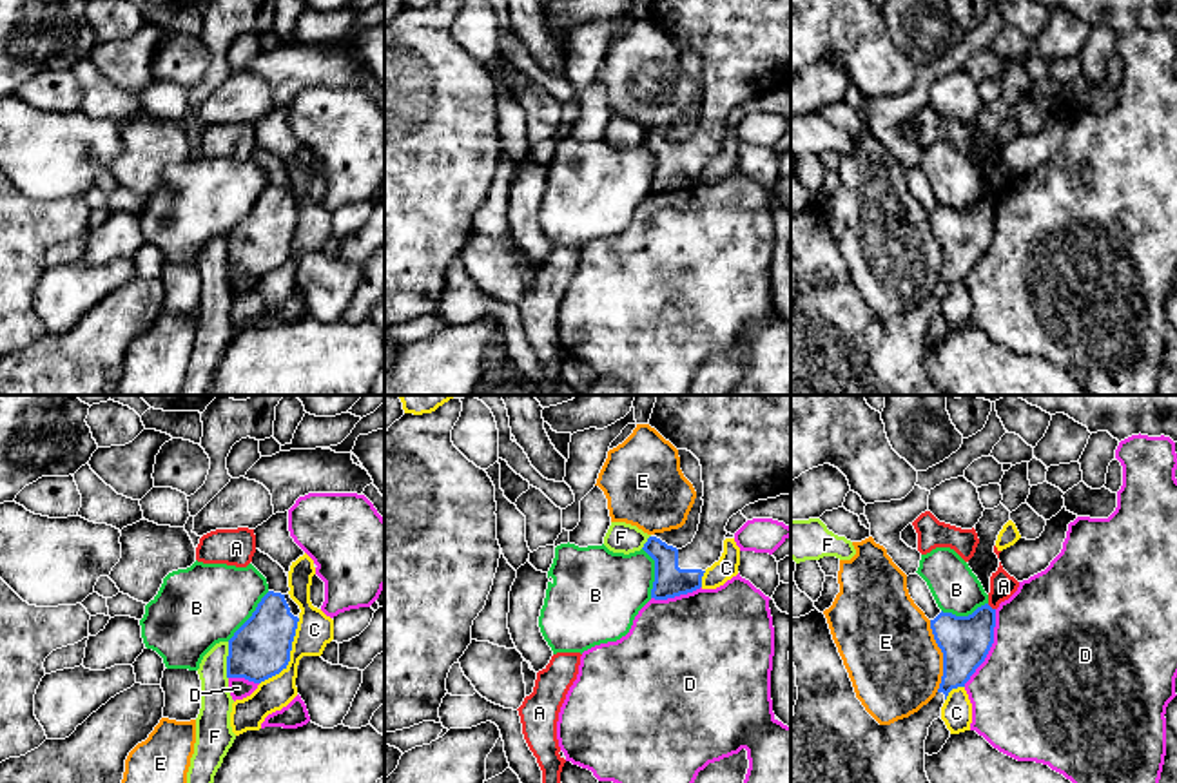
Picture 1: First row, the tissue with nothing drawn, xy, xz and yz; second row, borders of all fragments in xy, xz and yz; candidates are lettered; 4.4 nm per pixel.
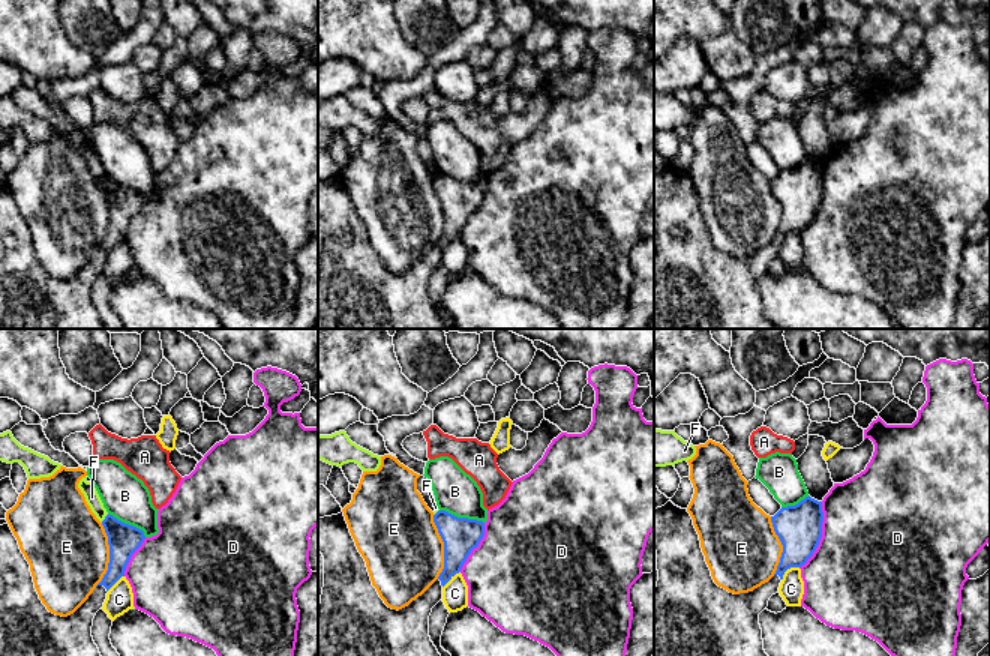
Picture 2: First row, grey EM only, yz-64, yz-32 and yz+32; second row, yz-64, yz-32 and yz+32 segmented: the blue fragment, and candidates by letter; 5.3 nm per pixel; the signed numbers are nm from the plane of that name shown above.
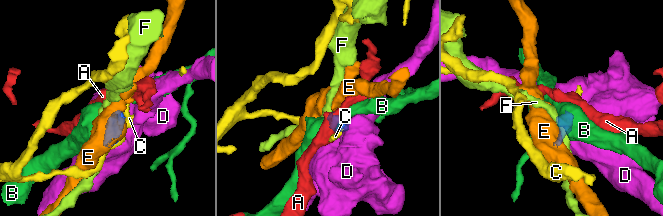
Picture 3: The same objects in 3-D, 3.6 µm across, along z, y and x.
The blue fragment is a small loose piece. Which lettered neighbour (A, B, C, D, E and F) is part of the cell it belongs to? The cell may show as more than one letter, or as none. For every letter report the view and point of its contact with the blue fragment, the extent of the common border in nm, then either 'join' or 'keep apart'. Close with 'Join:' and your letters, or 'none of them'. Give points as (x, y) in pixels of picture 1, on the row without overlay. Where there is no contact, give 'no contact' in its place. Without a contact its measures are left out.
A: contact yz (989, 200); length 50 nm; keep apart
B: contact xy (251, 211); length 300 nm; keep apart
C: contact xy (289, 249); length 340 nm; keep apart
D: contact yz (991, 240); length 380 nm; keep apart
E: contact yz (943, 251); length 320 nm; keep apart
F: contact xy (227, 254); length 170 nm; keep apart
Join: none of them

